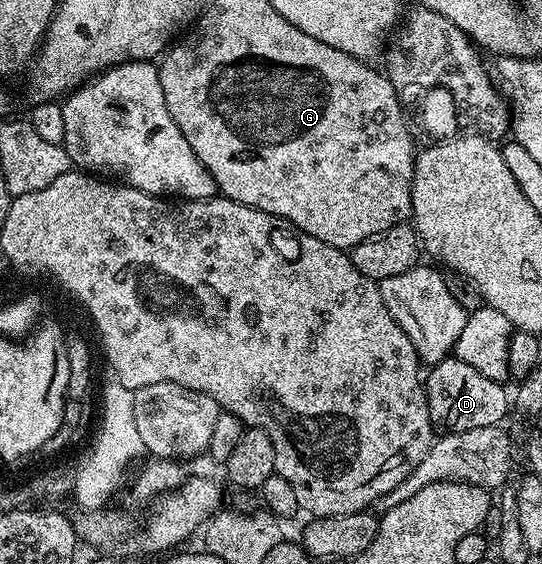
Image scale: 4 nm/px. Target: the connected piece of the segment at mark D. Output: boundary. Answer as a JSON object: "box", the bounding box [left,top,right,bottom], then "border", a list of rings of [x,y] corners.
{"box":[425,357,509,432],"border":[[[454,357],[442,359],[428,371],[431,372],[425,375],[427,408],[432,424],[440,432],[498,427],[504,422],[502,419],[507,415],[507,403],[509,407],[509,391],[506,391],[508,388],[504,384],[477,373],[473,365],[465,365],[465,361]]]}

